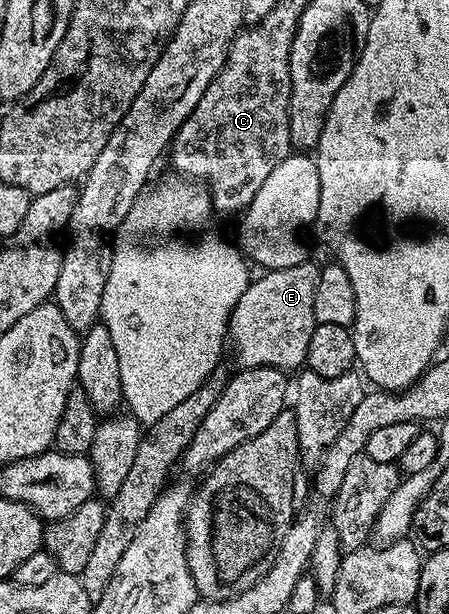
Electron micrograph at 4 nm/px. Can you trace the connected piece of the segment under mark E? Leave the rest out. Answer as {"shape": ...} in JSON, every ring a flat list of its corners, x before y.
{"shape":[[305,262,298,266,286,266,286,270,265,271,260,277,249,283,248,289,238,298,238,306,234,306,232,317,228,323,228,340,230,352,236,355,240,368,271,368,299,369,305,363,310,338,317,326,314,318,314,286,318,286,321,265]]}

